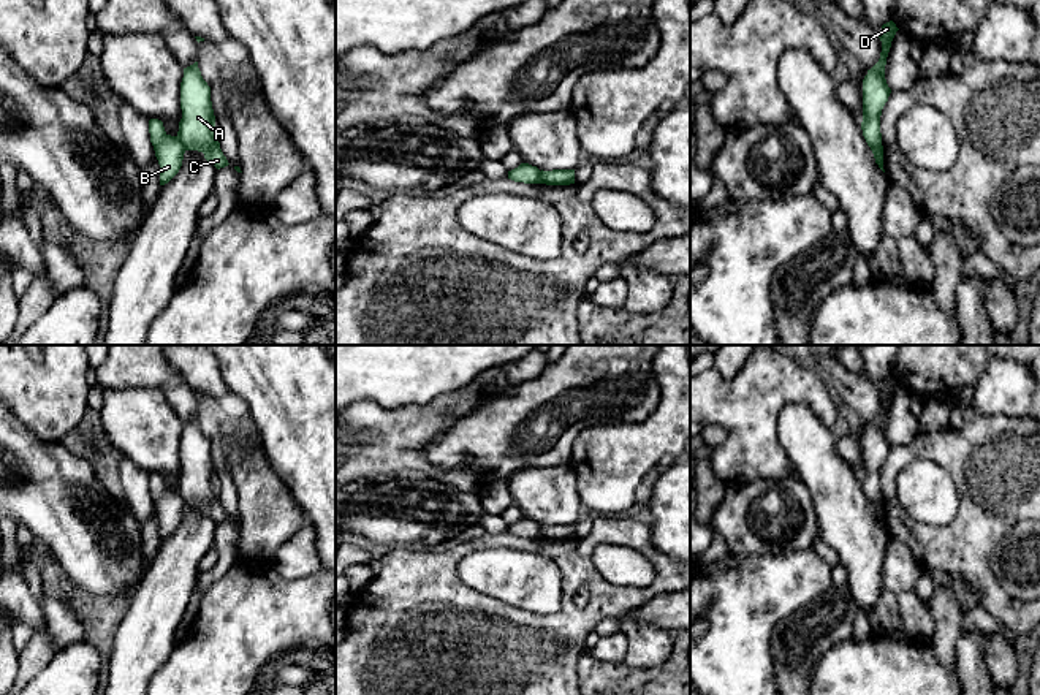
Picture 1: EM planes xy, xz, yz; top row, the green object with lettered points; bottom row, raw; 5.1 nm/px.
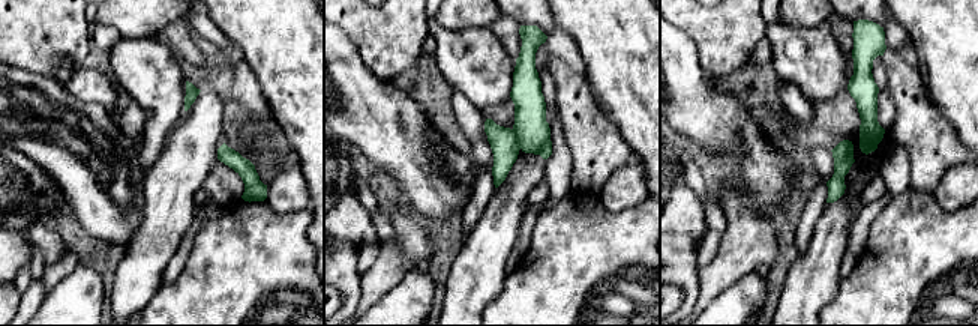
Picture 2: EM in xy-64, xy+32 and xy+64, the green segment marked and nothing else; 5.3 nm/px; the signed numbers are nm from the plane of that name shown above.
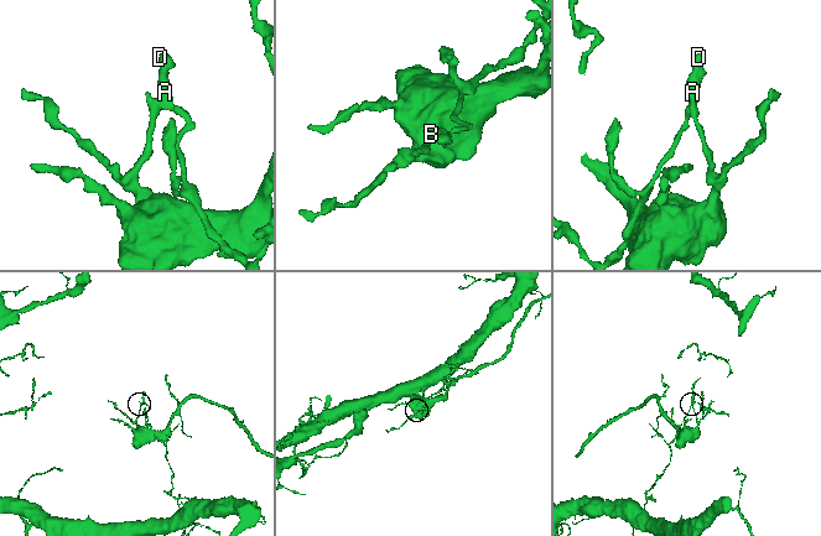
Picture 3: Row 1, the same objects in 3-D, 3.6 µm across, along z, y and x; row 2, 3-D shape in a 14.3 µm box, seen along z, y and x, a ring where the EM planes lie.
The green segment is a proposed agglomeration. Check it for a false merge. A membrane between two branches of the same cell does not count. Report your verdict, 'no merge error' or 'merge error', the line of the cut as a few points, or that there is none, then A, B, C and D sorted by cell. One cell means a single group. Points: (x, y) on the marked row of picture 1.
merge error; cut in xy along (176, 136), (185, 149); A C D / B

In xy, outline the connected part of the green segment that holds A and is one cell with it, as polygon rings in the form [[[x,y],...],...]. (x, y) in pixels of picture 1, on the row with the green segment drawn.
[[[198,62],[184,68],[180,82],[180,109],[177,138],[184,142],[185,150],[198,150],[217,169],[228,166],[218,142],[215,116],[211,101],[211,87],[203,79]]]

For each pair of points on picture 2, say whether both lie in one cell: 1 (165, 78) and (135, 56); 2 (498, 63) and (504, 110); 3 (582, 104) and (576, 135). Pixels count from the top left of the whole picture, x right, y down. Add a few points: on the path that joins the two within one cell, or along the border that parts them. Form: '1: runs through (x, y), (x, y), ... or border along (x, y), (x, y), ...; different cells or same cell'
1: runs through (158, 78), (143, 63); same cell
2: border along (509, 96), (504, 102), (488, 105), (482, 110); different cells
3: runs through (582, 111), (582, 128); same cell

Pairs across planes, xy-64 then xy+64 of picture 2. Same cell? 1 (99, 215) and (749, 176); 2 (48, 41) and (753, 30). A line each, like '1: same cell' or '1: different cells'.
1: same cell
2: same cell

